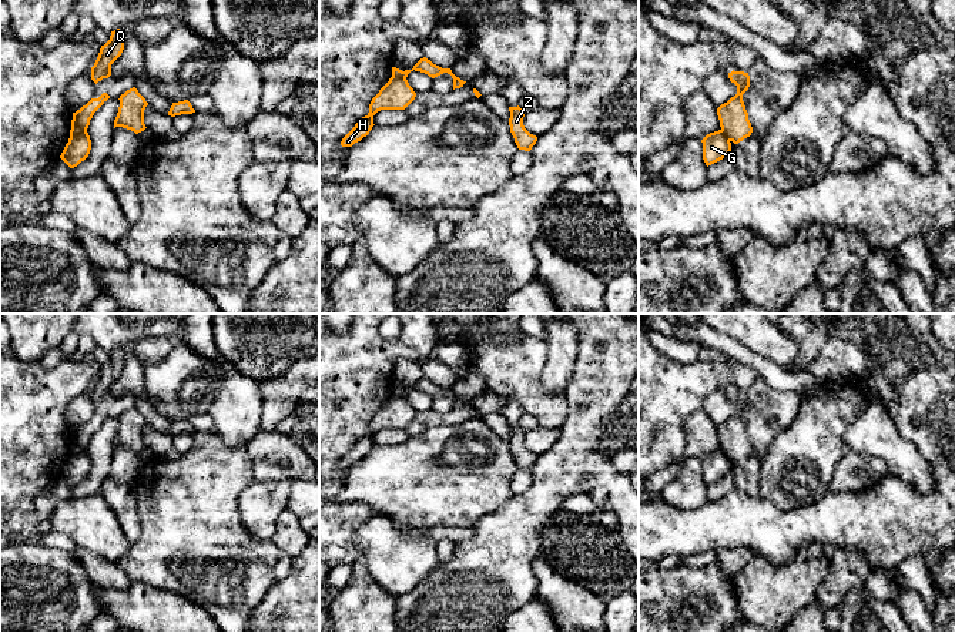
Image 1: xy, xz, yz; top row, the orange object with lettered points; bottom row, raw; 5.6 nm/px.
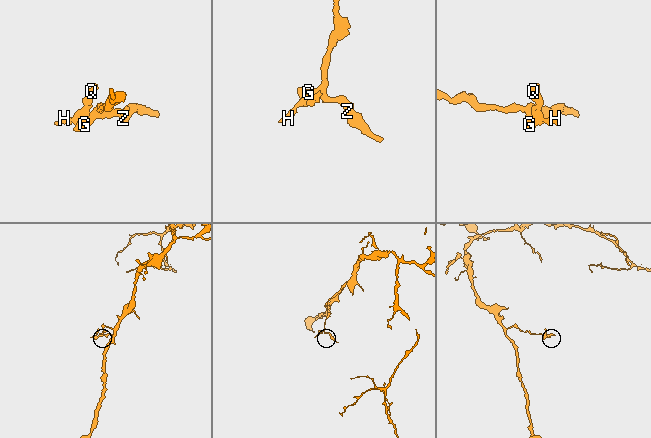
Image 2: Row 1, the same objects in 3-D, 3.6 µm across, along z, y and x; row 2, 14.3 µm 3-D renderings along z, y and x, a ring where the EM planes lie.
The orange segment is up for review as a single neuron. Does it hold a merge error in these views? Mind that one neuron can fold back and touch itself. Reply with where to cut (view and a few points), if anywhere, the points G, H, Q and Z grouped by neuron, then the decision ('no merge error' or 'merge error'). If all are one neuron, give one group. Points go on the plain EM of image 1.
cut in xy along (86, 451), (70, 456); G Z / H Q; merge error

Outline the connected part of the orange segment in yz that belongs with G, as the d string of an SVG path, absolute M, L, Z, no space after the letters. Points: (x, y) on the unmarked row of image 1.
M723 449L707 453L703 459L703 479L706 485L711 485L724 476L727 476L731 470L731 462L723 452Z

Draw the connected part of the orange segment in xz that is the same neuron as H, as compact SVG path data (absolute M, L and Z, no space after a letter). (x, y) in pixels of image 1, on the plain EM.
M391 396L369 423L369 432L342 458L342 466L352 466L369 453L373 435L381 429L405 429L416 416L406 398Z

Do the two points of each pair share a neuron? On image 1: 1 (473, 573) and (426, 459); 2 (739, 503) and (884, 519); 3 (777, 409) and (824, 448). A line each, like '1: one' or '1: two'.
1: two
2: one
3: two

